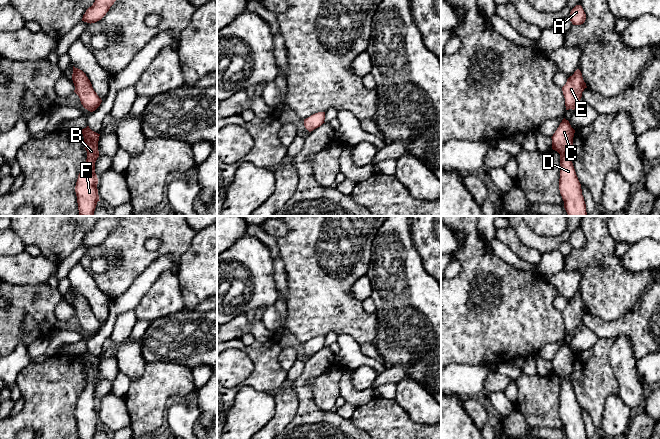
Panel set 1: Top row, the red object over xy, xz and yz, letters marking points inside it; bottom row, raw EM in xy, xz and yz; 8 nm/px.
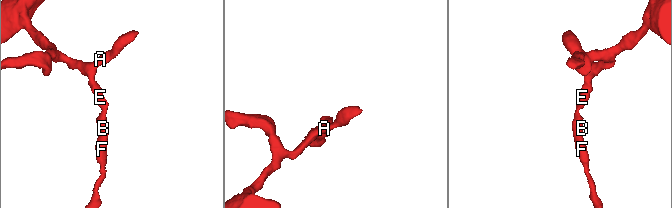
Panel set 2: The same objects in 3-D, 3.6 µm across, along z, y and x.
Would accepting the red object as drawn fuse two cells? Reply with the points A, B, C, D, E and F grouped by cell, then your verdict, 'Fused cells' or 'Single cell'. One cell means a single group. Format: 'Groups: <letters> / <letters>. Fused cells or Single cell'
Groups: A B C D E F. Single cell

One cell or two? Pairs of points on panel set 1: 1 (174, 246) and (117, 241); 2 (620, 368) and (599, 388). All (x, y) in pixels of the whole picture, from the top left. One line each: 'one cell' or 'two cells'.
1: one cell
2: two cells

